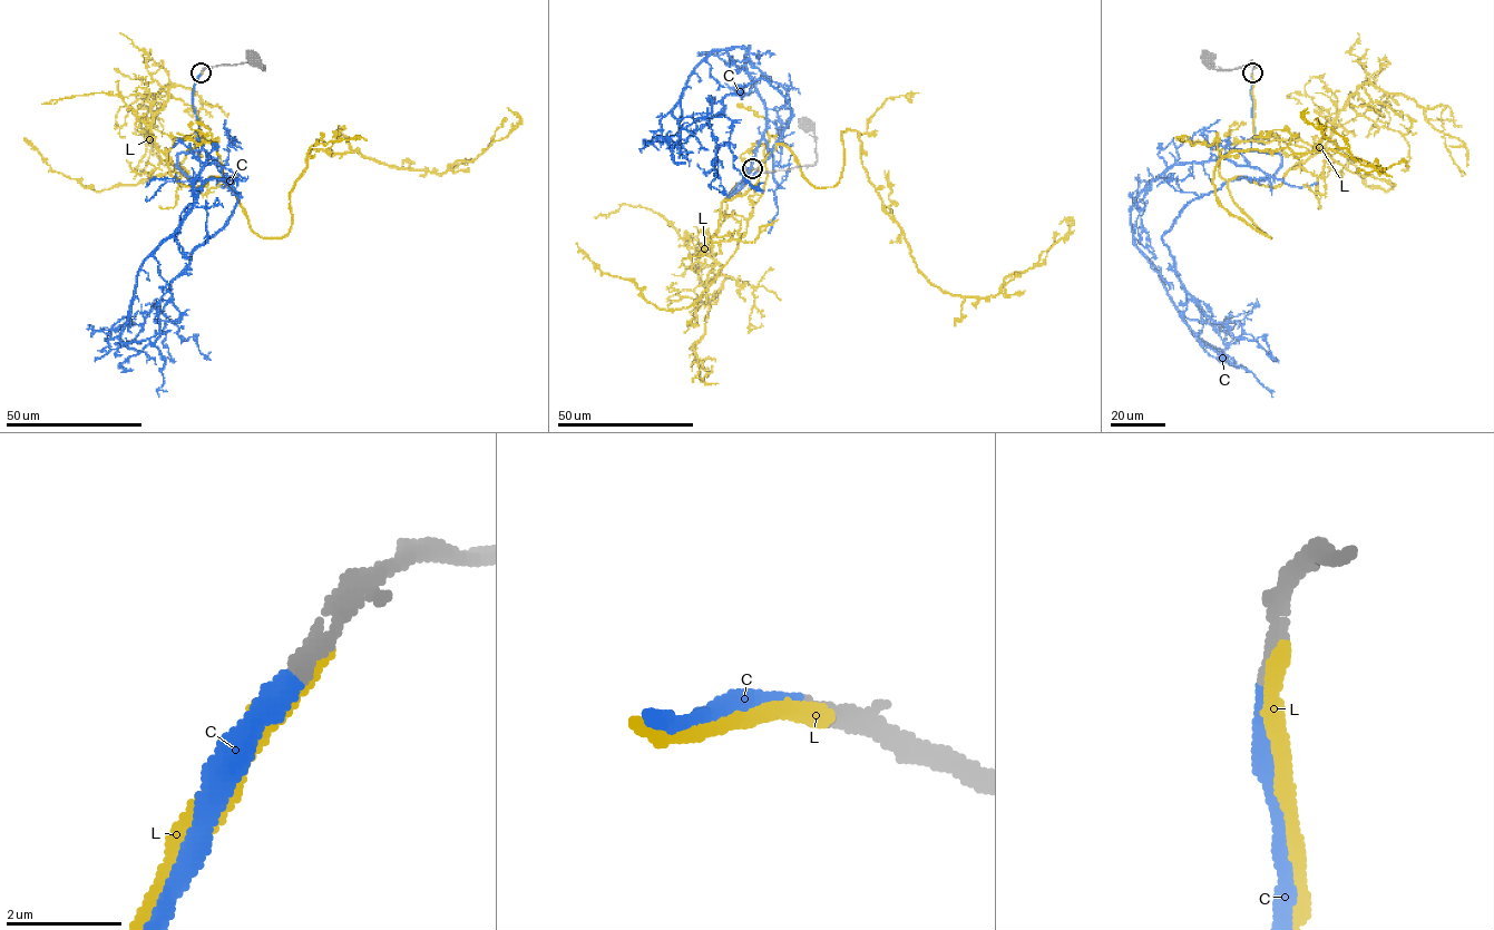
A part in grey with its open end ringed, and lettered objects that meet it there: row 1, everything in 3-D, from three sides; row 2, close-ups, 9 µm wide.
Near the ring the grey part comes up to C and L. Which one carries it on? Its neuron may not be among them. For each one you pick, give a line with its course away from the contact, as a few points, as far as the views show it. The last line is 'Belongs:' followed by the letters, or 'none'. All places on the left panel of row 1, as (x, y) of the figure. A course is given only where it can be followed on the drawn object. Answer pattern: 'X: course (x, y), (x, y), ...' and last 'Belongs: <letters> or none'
C: course (201, 72), (198, 148), (181, 152), (177, 166), (222, 180), (237, 202), (159, 300), (154, 345), (166, 391)
Belongs: C

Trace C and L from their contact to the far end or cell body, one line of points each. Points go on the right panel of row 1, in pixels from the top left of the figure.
C: (1252, 72), (1250, 148), (1275, 152), (1281, 166), (1193, 198), (1162, 241), (1187, 295), (1181, 320), (1273, 391)
L: (1252, 72), (1253, 131), (1315, 153), (1228, 182), (1269, 237), (1216, 195), (1233, 150), (1380, 172), (1307, 107)

